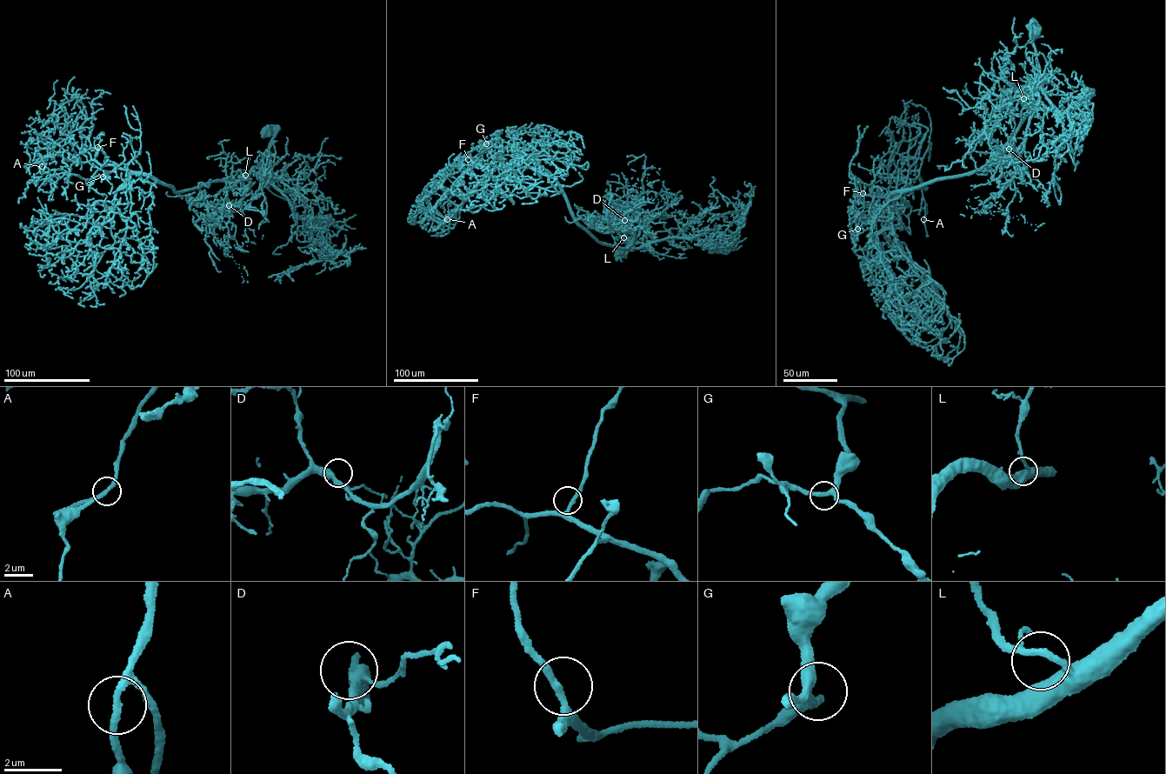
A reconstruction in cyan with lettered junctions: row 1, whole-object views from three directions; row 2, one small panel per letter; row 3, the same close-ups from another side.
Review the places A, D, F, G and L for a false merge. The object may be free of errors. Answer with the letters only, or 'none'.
none

